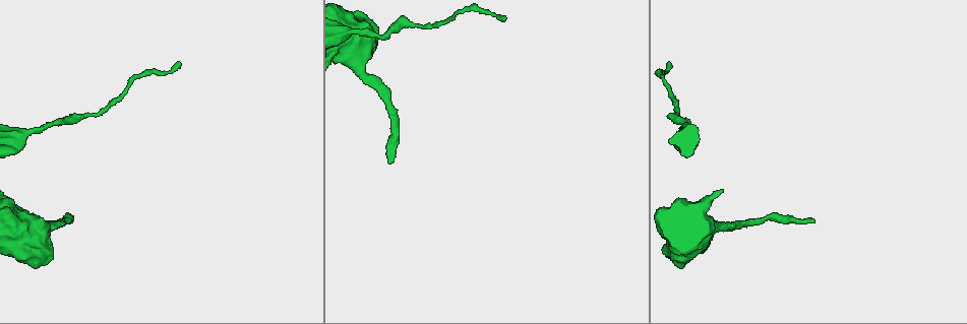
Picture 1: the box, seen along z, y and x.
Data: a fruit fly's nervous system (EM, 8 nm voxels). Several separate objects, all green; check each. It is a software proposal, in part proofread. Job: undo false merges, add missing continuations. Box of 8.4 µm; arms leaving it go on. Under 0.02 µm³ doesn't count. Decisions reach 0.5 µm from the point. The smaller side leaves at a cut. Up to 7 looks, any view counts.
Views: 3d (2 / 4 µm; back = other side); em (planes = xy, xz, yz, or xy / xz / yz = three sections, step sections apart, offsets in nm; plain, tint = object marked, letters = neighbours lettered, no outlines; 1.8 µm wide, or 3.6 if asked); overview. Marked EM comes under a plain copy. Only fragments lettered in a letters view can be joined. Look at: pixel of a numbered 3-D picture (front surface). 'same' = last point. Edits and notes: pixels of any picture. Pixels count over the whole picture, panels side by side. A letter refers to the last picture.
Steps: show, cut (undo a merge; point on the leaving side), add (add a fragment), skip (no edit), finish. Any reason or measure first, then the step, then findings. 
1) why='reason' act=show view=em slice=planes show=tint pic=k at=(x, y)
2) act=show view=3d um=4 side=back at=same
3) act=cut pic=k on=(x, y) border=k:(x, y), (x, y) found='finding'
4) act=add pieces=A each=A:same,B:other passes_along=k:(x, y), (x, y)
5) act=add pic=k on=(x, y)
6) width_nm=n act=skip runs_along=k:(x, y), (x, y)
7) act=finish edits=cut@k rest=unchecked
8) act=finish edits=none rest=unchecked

why='long arm stops here' act=show view=em um=3.6 slice=xz step=8 show=letters pic=1 at=(391, 163)

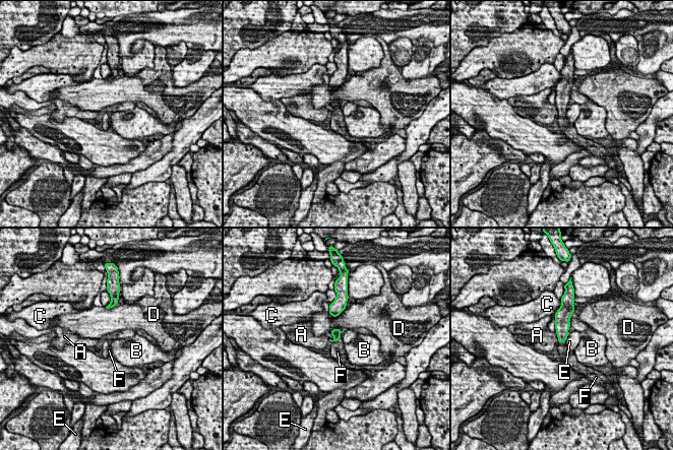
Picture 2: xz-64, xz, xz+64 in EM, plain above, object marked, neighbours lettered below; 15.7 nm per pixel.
act=show view=em um=3.6 slice=planes show=letters at=same

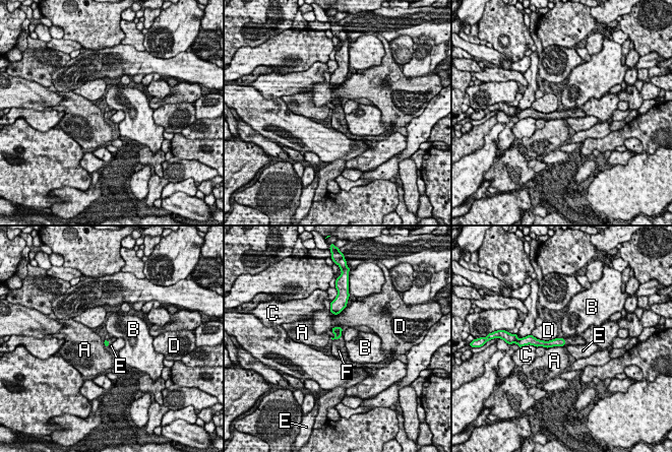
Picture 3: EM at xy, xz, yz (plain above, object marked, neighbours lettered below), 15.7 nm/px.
act=add pieces=F each=A:other,B:other,C:other,D:other,E:other,F:same found='the neuron continues'

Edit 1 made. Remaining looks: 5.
why='thick end' act=show view=em um=3.6 slice=xy step=4 show=tint pic=1 at=(39, 217)

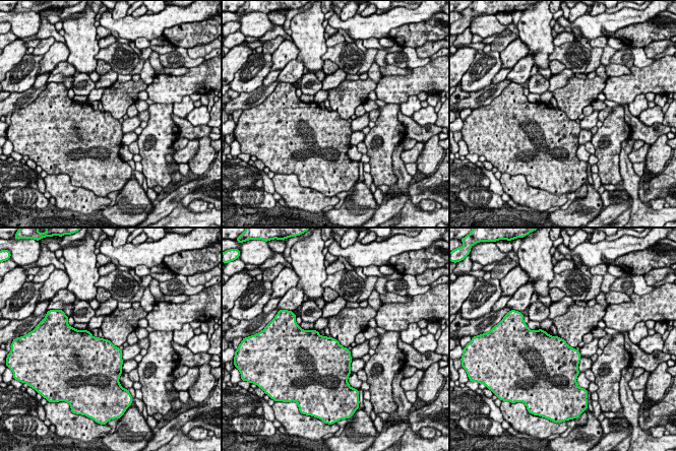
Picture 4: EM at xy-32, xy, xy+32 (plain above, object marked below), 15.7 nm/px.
why='another direction' act=show view=em um=3.6 slice=planes show=letters at=same

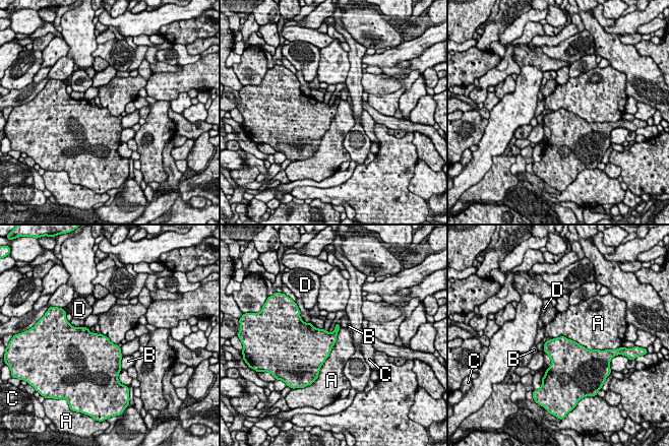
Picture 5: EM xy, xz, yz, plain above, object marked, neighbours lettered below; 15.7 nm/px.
act=skip each=A:other,B:other,C:other,D:other border=5:(341, 326), (329, 356), (318, 370) found='none of them fits'

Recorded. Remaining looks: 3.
why='sudden change in width' act=show view=em um=3.6 slice=xz step=4 show=letters pic=1 at=(27, 133)

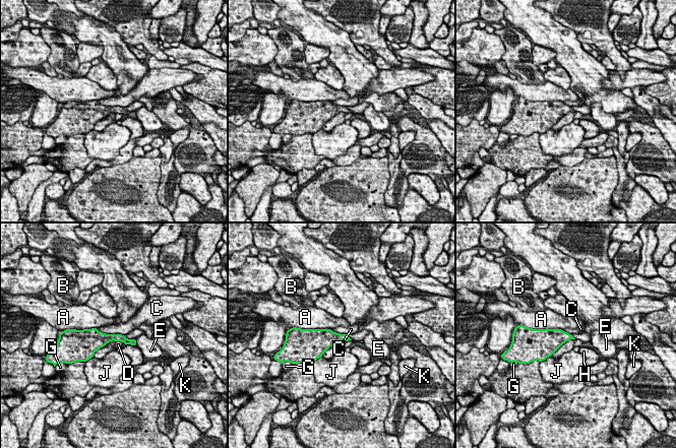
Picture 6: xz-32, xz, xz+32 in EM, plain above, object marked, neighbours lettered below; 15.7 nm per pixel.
longest_contact=C:460nm act=skip each=A:other,B:other,C:other,D:other,E:other,G:other,H:other,J:other,K:other border=6:(96, 328), (105, 333), (123, 335) found='all the same neuron'

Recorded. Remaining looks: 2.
act=finish edits=add@3 rest=unchecked

